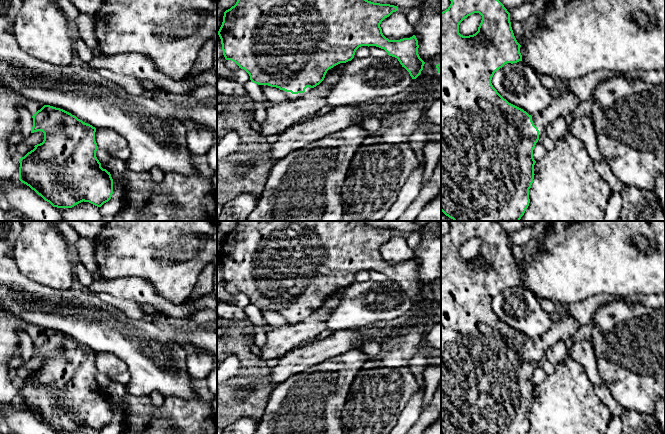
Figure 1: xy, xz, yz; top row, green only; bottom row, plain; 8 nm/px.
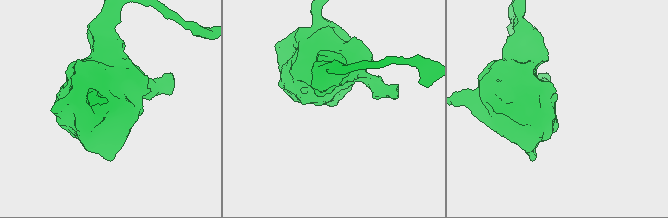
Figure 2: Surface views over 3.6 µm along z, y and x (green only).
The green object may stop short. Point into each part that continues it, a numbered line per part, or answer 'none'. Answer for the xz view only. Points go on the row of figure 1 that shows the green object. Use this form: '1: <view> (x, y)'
1: xz (291, 97)

